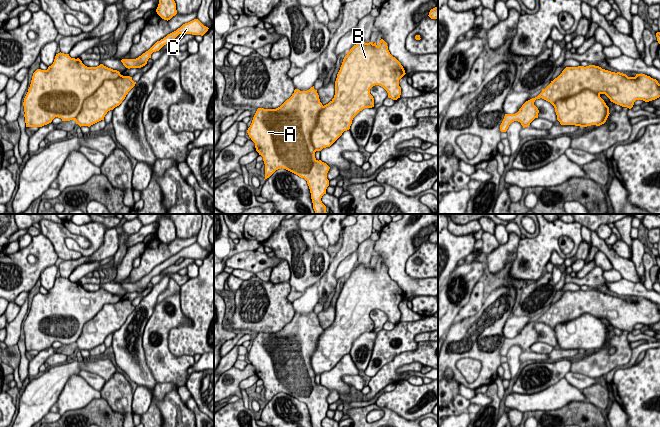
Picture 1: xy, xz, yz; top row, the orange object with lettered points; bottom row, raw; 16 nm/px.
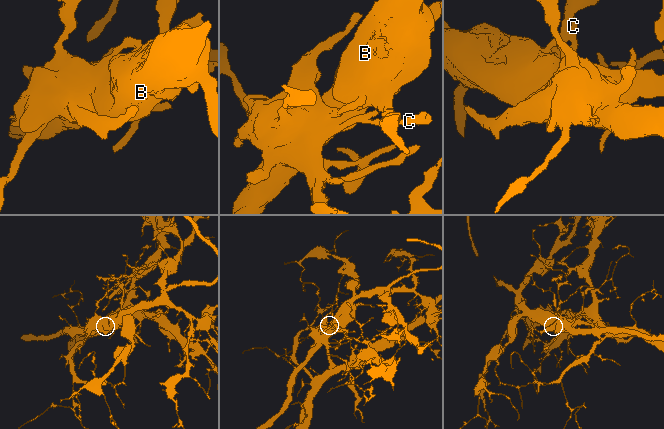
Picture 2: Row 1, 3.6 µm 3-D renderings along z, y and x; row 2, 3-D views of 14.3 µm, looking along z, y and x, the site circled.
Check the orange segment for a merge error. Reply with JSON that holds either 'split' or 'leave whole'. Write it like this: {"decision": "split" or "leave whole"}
{"decision": "split"}

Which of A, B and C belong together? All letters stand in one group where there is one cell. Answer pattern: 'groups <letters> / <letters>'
groups A C / B

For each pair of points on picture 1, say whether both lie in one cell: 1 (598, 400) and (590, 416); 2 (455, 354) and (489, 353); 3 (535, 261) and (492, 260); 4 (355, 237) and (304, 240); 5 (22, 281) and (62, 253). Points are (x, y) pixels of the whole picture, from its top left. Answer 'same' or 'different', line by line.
1: different
2: same
3: different
4: different
5: different

